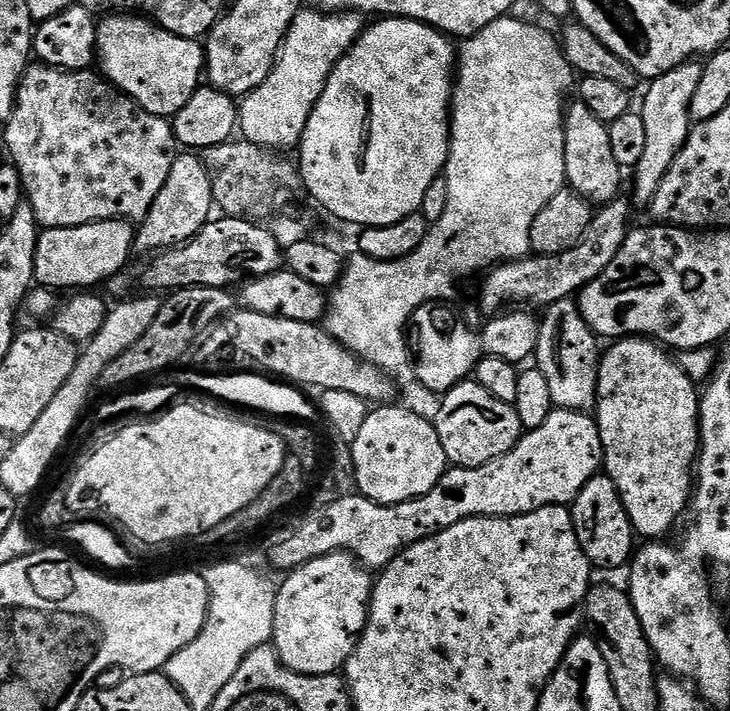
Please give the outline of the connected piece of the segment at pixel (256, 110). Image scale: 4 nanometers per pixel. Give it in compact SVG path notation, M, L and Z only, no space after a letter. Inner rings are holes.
M302 10L294 18L290 30L284 35L284 45L280 47L280 54L276 57L276 64L272 73L254 91L249 92L238 104L238 132L243 139L258 147L271 150L295 149L299 145L302 134L306 130L306 122L334 70L334 66L352 48L352 43L360 37L366 27L365 17L361 13L351 10L330 12Z

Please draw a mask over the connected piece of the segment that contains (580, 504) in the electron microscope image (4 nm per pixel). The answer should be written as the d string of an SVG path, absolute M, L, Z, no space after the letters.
M597 474L590 482L586 482L584 489L572 501L570 511L576 537L593 569L620 567L623 569L631 561L634 555L632 523L626 514L626 506L622 506L618 486L614 486L608 475Z

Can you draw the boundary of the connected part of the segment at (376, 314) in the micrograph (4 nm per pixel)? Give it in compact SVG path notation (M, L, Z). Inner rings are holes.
M510 14L501 16L499 20L490 22L478 34L467 37L463 41L464 45L458 48L458 67L454 72L454 87L452 89L452 107L450 109L450 119L452 122L452 141L448 147L448 161L442 173L442 179L446 182L446 214L438 218L436 224L428 229L428 237L415 245L411 249L409 256L404 256L401 260L373 260L371 256L357 254L352 261L347 261L343 269L340 283L331 289L330 299L326 304L326 331L334 337L344 348L348 348L354 355L362 357L366 362L378 366L383 372L388 373L393 378L409 375L410 372L410 344L404 341L404 323L411 321L419 312L424 304L433 302L448 302L448 299L456 292L456 283L463 276L468 276L471 272L483 273L489 266L503 264L505 260L523 260L530 252L530 226L534 226L534 218L538 218L538 210L554 198L554 194L565 191L566 181L566 150L564 149L564 114L566 111L566 99L564 91L572 84L574 73L568 64L568 59L564 56L564 49L560 46L560 41L555 35L551 36L544 28L539 28L539 23L527 20L516 20Z

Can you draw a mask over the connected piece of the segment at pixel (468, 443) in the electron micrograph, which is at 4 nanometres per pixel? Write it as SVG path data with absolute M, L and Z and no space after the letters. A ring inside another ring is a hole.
M474 378L456 384L449 392L443 393L440 409L434 415L436 433L446 450L449 465L457 468L477 468L502 458L517 442L525 431L518 418L515 407L506 402L498 402L494 394L482 390Z

